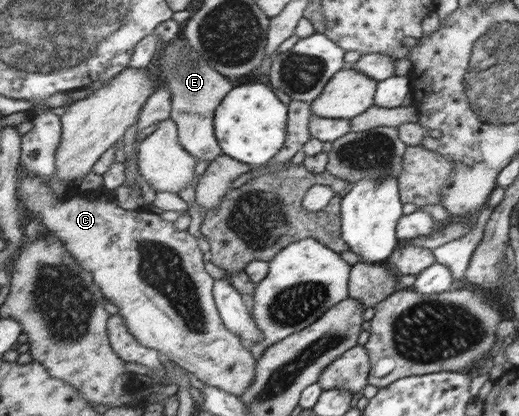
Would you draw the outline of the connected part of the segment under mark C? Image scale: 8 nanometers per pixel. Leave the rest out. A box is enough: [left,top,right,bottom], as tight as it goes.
[18,167,258,396]

